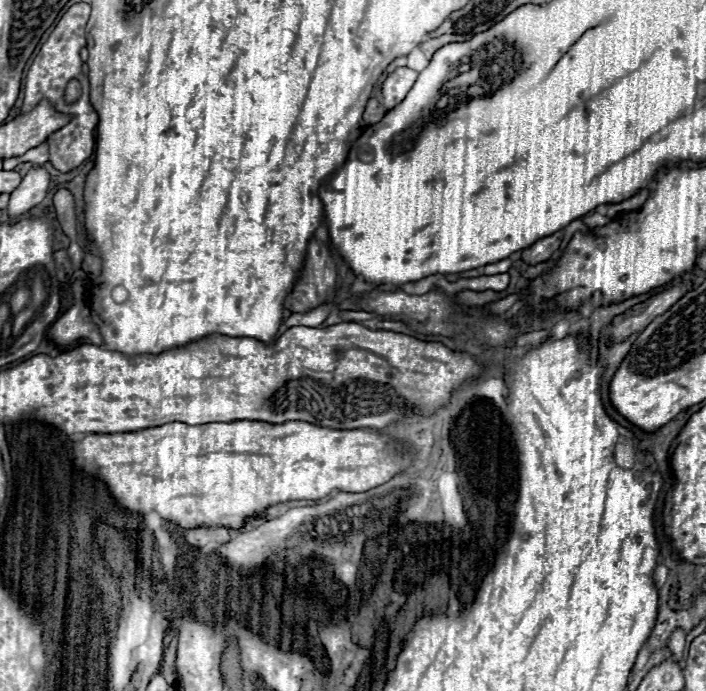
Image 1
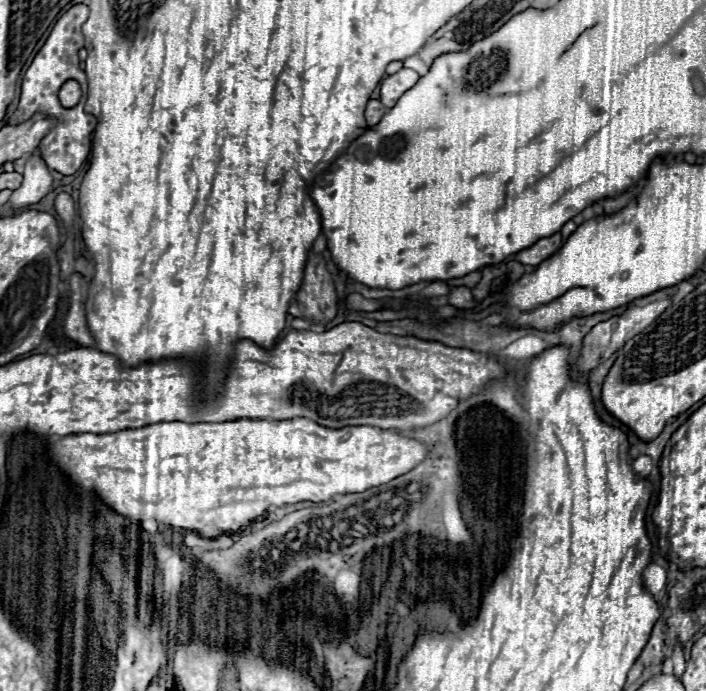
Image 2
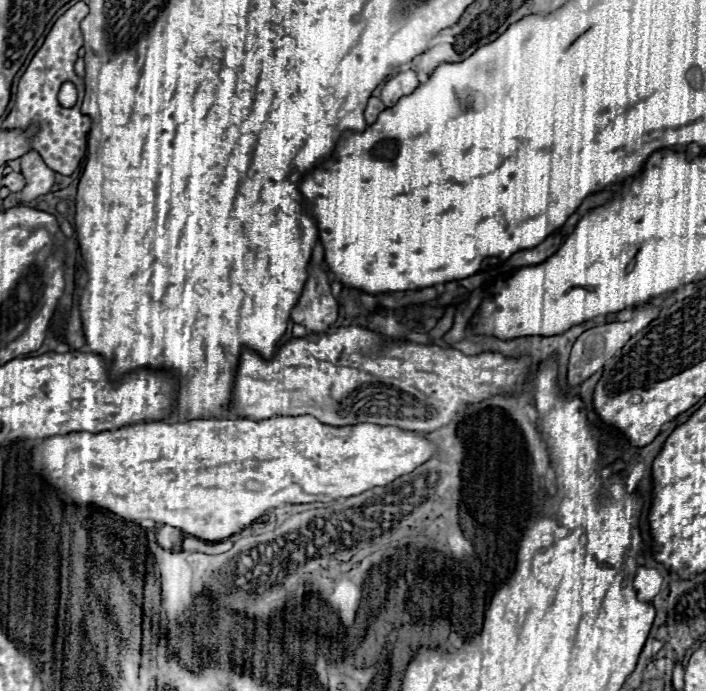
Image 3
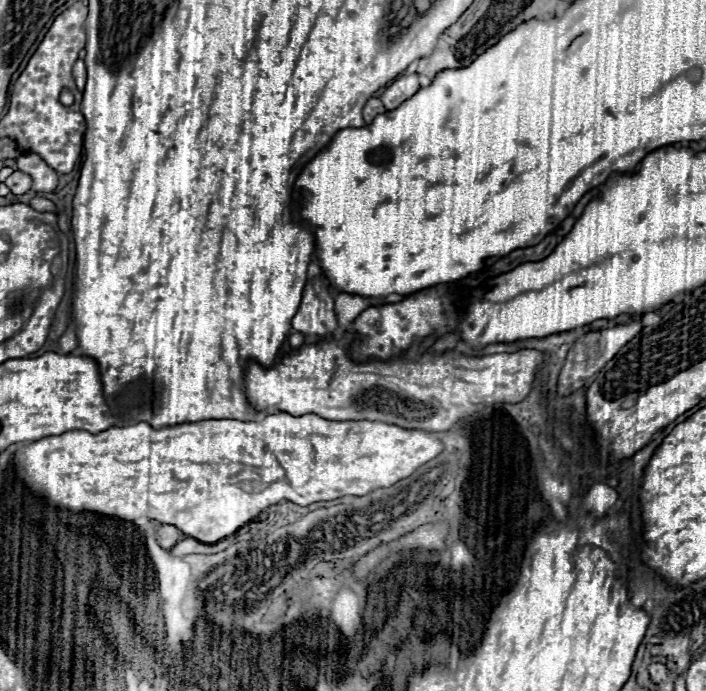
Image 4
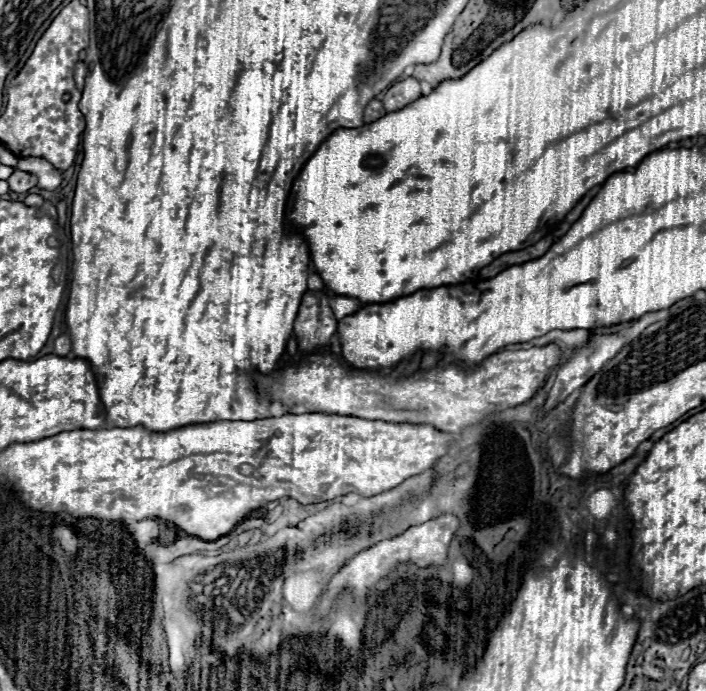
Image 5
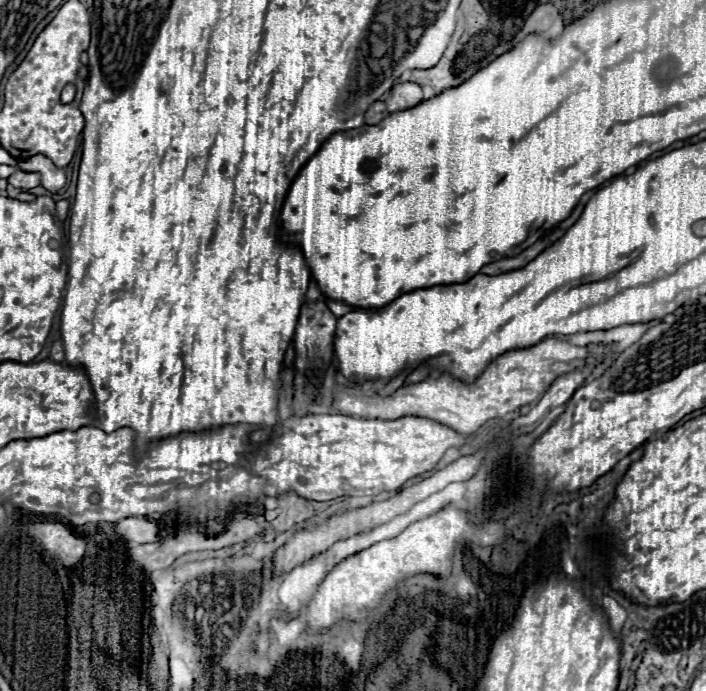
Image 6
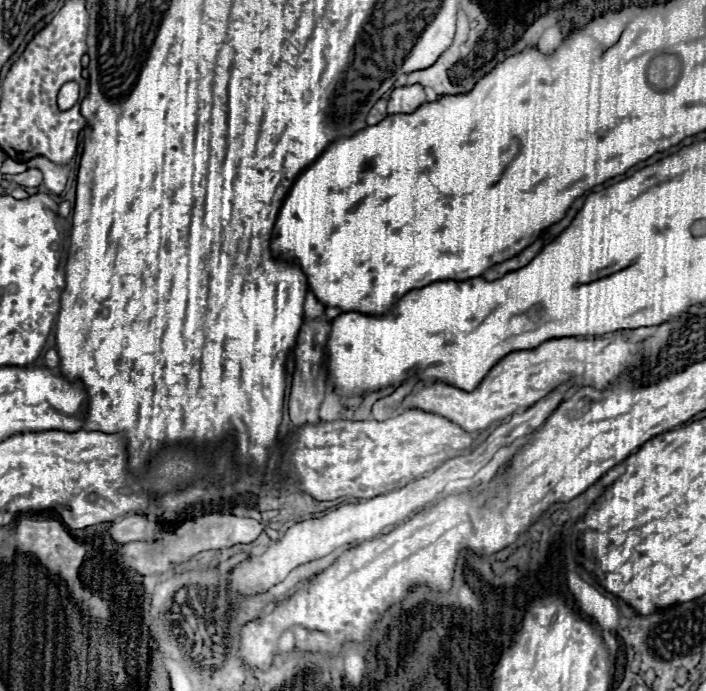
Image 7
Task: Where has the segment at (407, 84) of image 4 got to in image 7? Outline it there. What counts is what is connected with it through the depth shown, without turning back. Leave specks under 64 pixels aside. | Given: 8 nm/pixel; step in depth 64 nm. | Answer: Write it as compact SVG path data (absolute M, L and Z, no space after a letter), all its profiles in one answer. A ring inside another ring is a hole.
M412 84L412 86L400 86L394 88L388 100L388 114L406 114L406 112L414 112L418 106L422 106L426 102L424 96L424 88L420 84Z

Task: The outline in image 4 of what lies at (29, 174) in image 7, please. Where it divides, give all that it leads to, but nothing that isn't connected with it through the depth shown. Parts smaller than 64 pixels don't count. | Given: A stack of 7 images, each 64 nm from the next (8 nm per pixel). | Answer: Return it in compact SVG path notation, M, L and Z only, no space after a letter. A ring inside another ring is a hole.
M14 172L4 180L4 184L12 190L12 194L24 194L30 190L30 176L26 176L24 172Z

